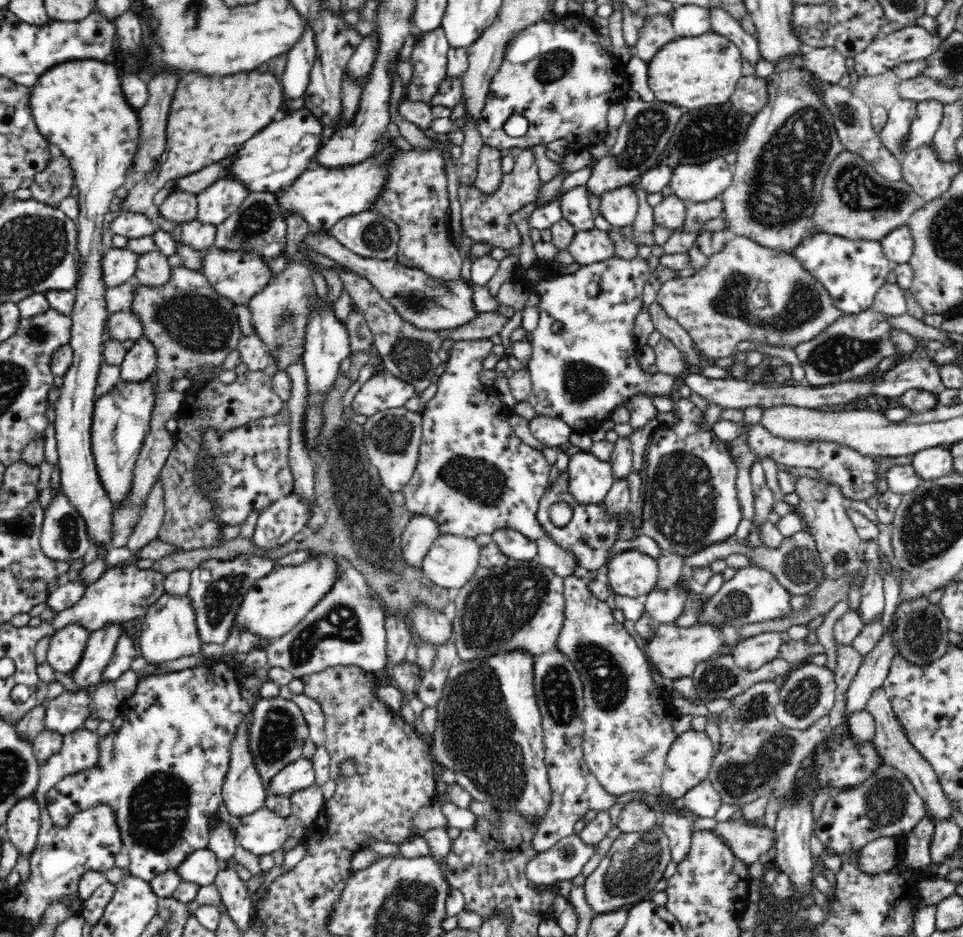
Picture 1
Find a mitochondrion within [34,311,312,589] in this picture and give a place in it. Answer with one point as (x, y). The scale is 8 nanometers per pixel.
(69, 531)

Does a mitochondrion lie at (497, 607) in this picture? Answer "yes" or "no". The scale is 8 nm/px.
yes

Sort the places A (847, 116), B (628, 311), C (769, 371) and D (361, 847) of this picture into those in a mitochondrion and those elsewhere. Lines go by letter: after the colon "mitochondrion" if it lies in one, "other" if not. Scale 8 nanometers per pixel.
A: mitochondrion
B: other
C: other
D: other

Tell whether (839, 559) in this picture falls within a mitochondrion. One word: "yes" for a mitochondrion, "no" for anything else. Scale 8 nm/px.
yes

